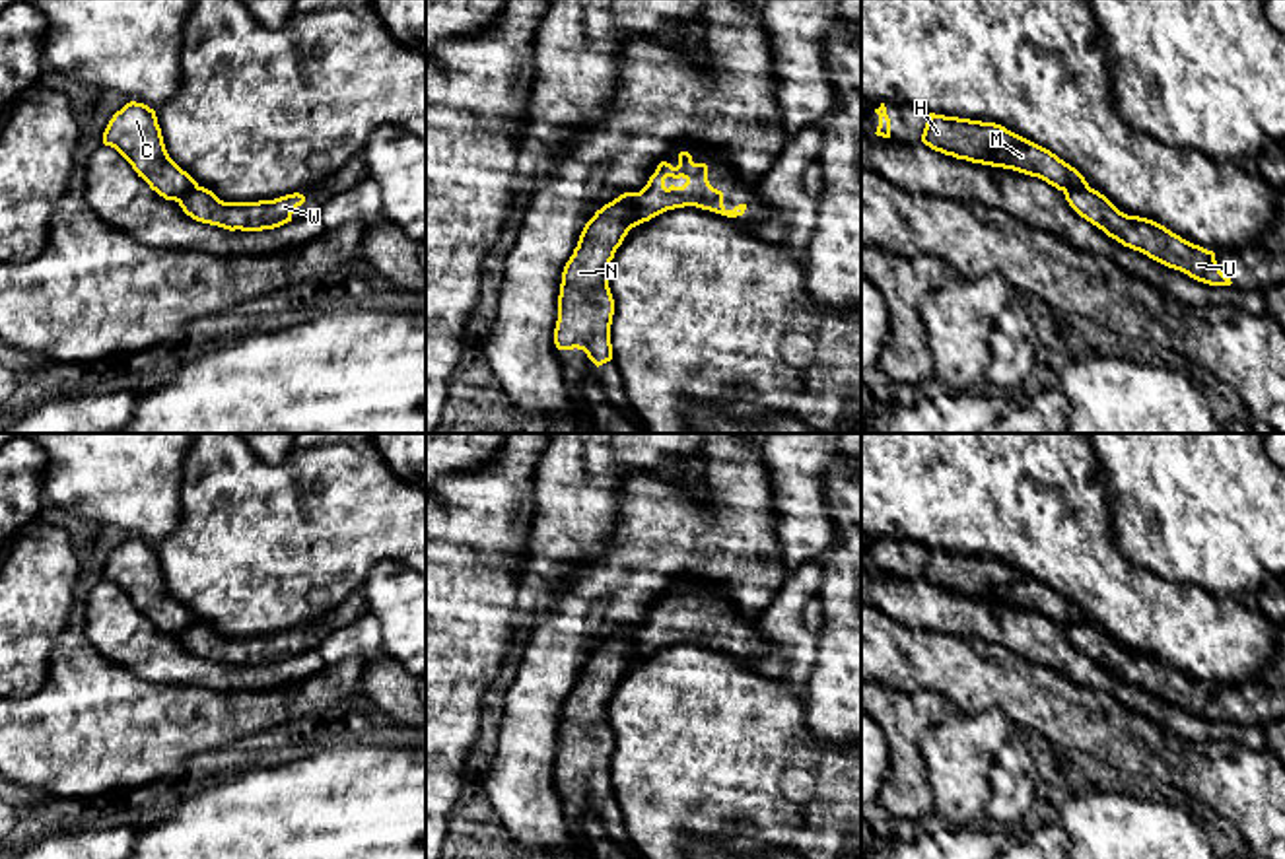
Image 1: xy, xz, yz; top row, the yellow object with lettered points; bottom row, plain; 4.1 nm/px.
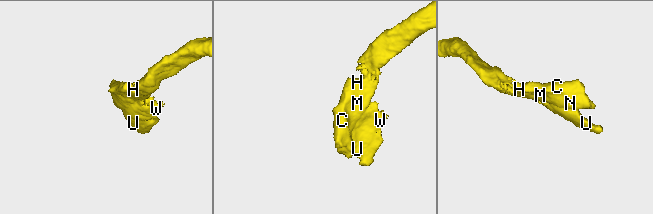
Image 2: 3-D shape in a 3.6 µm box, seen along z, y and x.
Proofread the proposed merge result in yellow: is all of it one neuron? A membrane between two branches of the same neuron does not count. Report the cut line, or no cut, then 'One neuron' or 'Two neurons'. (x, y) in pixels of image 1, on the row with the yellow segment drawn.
Split along xz (638, 193), (630, 226). Two neurons

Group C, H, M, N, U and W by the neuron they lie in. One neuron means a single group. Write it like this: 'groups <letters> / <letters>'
groups C H M N / U W

